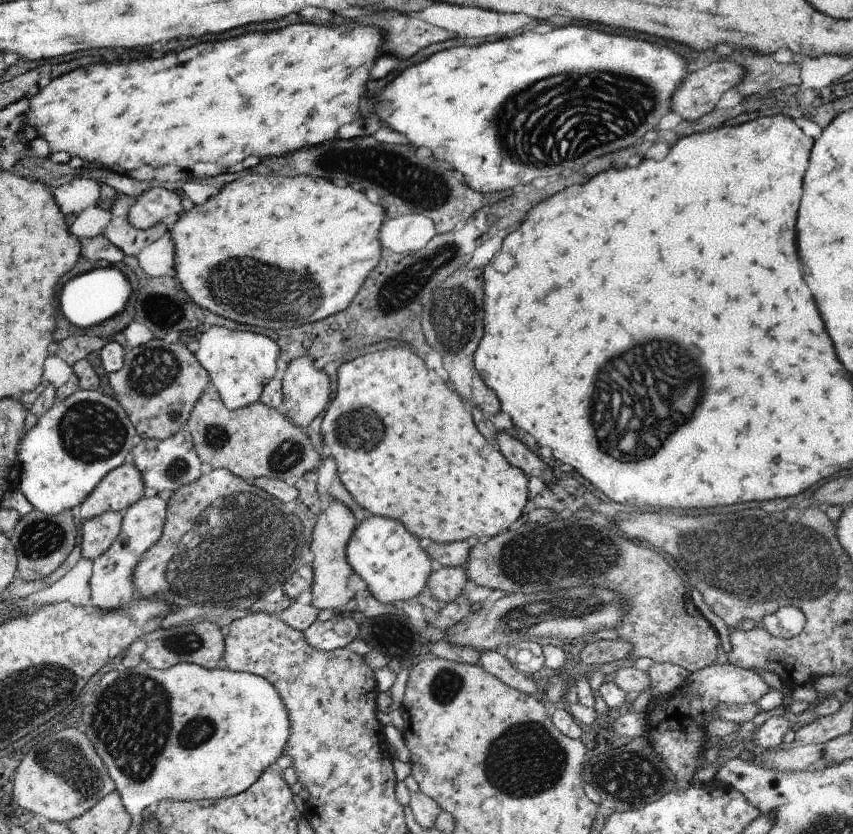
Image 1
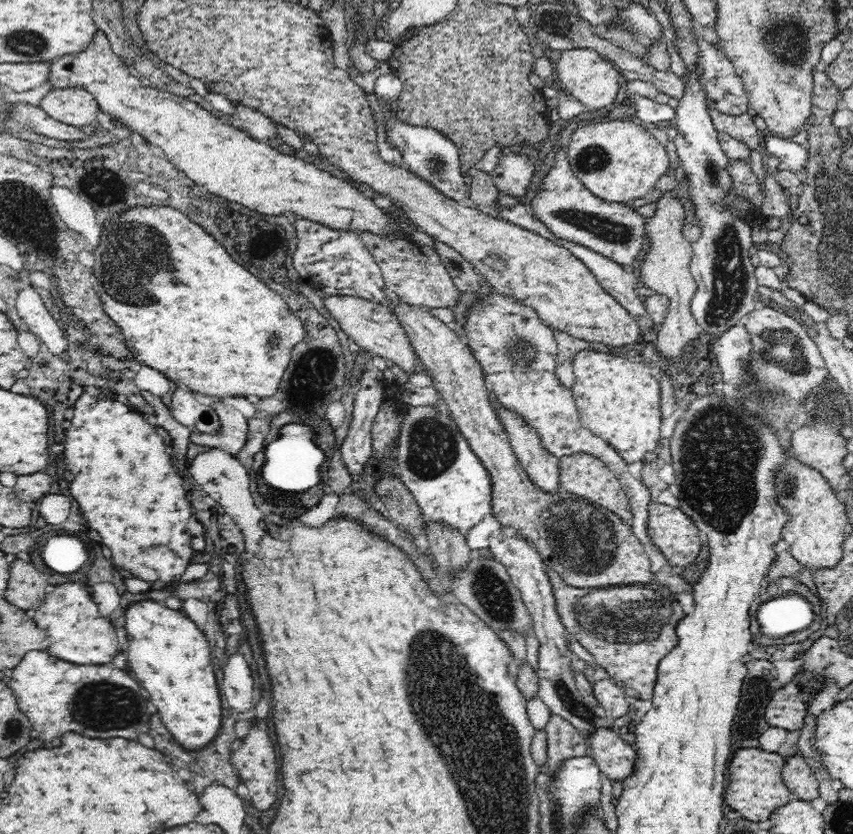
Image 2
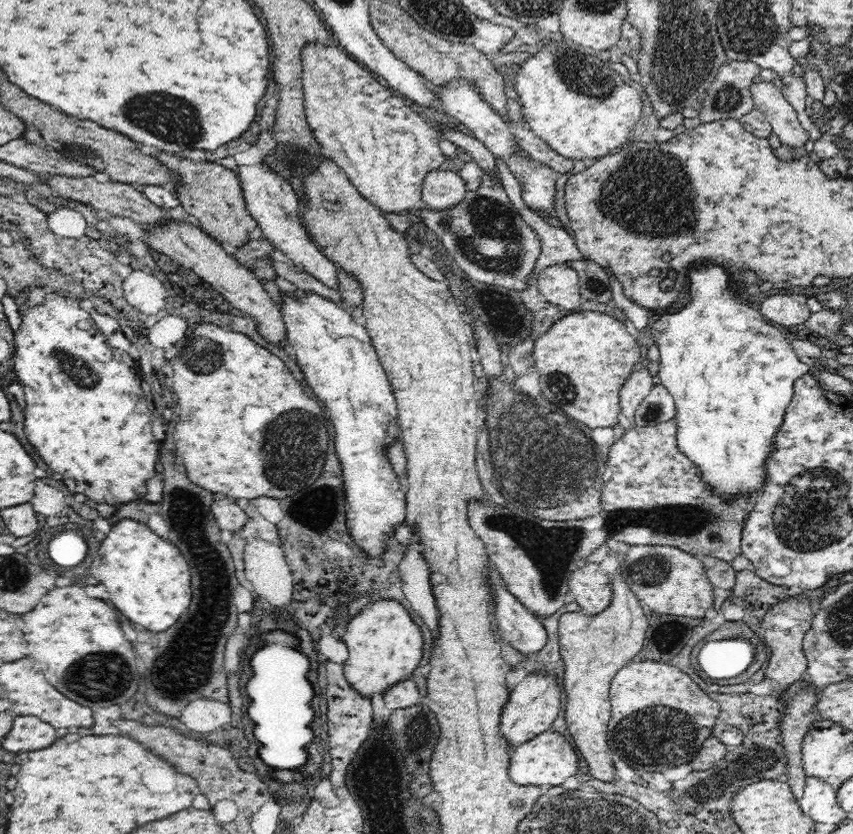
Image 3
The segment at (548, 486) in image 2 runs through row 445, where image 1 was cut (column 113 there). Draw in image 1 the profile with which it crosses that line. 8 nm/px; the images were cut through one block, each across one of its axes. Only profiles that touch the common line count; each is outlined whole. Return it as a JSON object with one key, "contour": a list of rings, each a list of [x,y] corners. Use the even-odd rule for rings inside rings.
{"contour":[[[103,512],[91,520],[83,520],[81,528],[81,558],[99,558],[117,538],[121,530],[121,512]]]}

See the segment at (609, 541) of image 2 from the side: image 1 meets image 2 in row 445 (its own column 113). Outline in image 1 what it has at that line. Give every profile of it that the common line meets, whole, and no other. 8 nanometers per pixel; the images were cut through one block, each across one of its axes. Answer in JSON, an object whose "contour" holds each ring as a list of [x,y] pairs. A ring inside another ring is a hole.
{"contour":[[[131,460],[107,472],[91,494],[79,504],[79,516],[91,520],[103,512],[123,512],[143,498],[143,474]]]}

